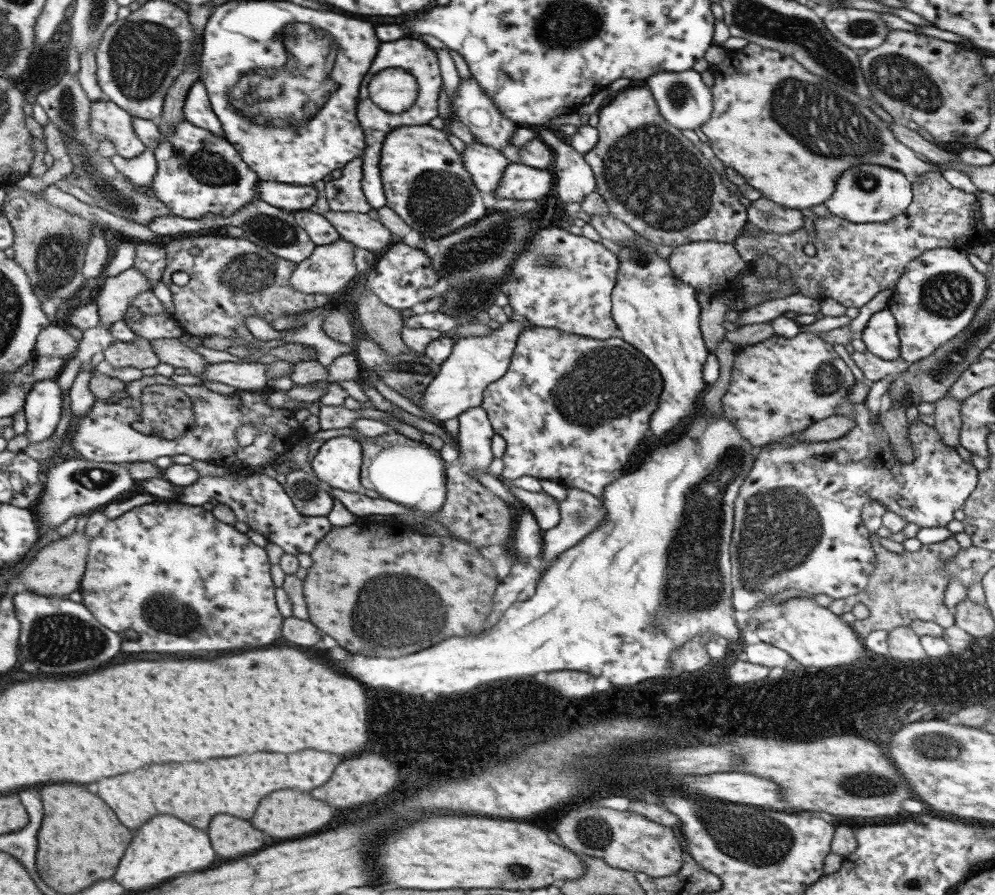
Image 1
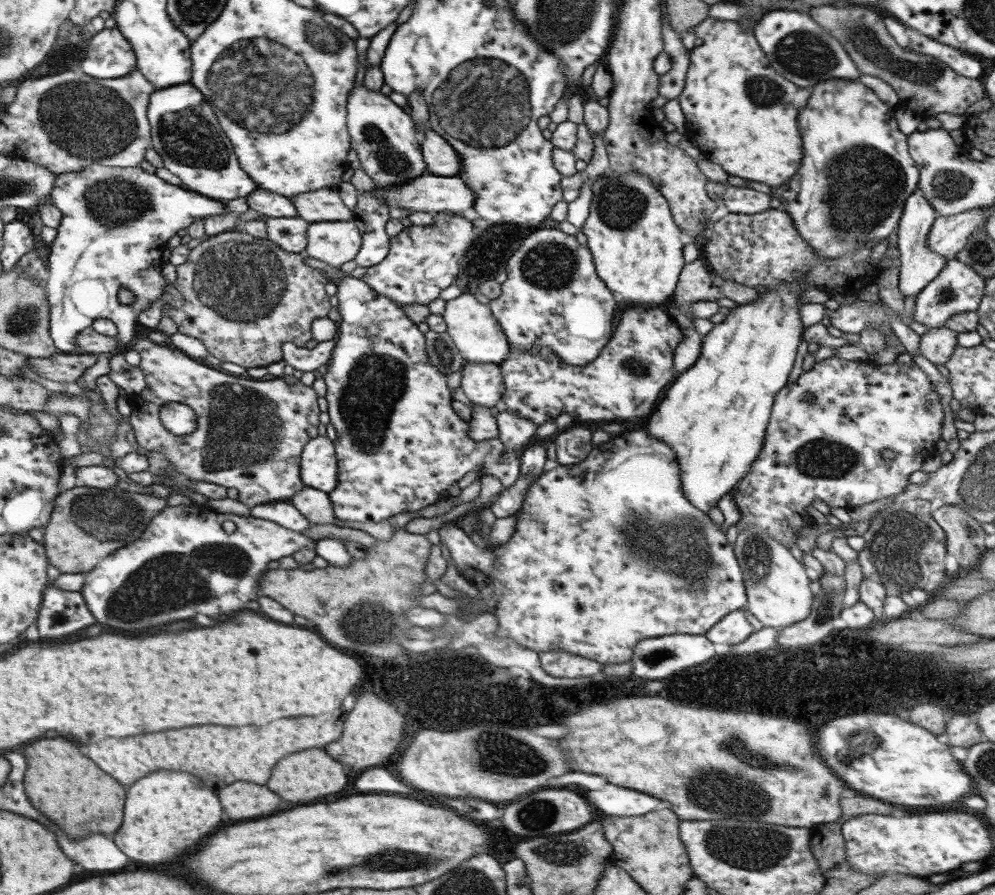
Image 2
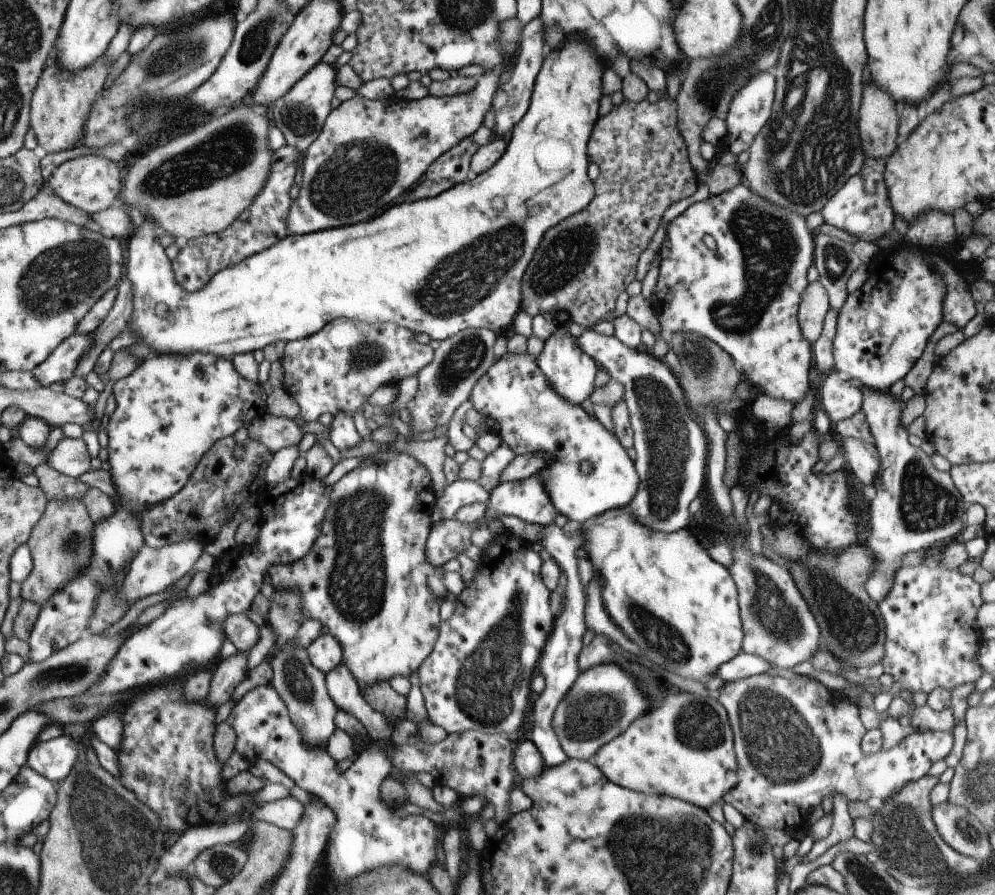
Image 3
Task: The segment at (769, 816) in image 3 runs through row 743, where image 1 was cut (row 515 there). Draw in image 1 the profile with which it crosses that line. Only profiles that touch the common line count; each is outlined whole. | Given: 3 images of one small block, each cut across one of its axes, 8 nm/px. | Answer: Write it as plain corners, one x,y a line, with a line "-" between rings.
846,397
843,402
839,402
835,406
835,415
853,415
853,421
855,426
845,434
833,440
827,440
825,442
799,442
797,437
801,432
793,432
789,436
783,436
775,442
769,442
760,448
760,452
756,453
752,468
749,470
745,479
741,482
737,492
737,498
735,498
735,512
732,517
732,533
730,543
728,546
728,555
730,558
730,586
732,587
731,602
734,610
743,612
753,608
757,602
762,602
764,599
769,598
777,593
783,592
783,587
789,589
798,589
801,592
806,592
813,596
818,594
824,594
837,600
837,598
847,598
847,596
855,595
865,589
867,581
869,581
869,575
873,571
875,566
874,552
869,538
869,531
862,525
860,518
860,510
865,502
877,501
881,504
886,512
893,512
897,516
901,516
905,523
913,523
917,527
945,527
949,521
953,520
953,511
961,507
965,498
969,496
976,488
977,472
971,464
967,464
961,460
955,450
950,450
945,447
943,440
939,438
939,434
935,432
935,428
925,425
920,420
915,420
911,424
907,424
907,441
912,446
914,453
914,460
911,464
900,464
892,453
890,448
891,442
887,438
887,432
883,430
880,419
877,419
877,426
873,426
875,420
871,418
869,410
865,408
864,402
861,404
851,404

